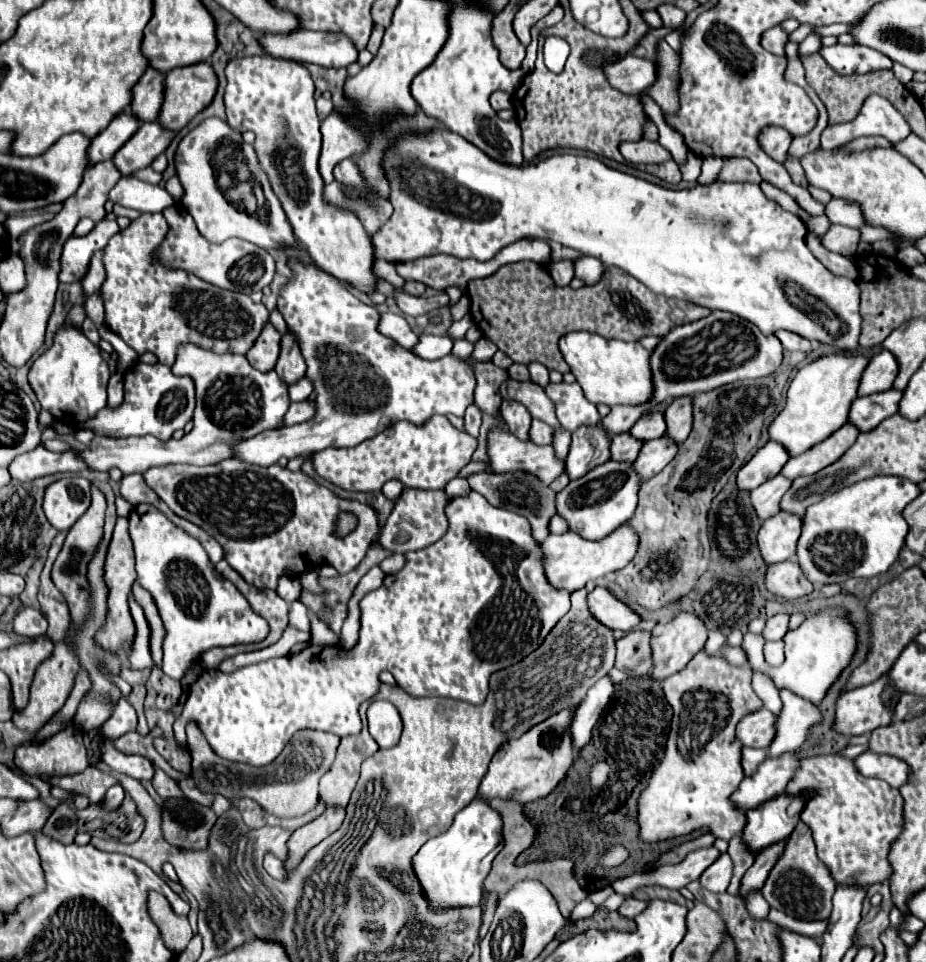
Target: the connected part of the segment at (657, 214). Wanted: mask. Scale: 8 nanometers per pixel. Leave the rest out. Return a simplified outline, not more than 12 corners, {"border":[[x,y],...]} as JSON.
{"border":[[446,129],[386,153],[378,259],[552,239],[854,351],[860,289],[754,183],[674,191]]}

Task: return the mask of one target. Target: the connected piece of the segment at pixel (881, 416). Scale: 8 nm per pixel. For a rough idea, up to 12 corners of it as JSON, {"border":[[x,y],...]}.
{"border":[[900,391],[854,399],[848,423],[862,433],[898,411]]}

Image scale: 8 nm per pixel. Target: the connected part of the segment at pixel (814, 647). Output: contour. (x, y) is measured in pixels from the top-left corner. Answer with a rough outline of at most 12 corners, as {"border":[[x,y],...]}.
{"border":[[824,609],[784,635],[786,659],[764,661],[764,637],[744,635],[754,671],[812,703],[850,663],[856,633]]}

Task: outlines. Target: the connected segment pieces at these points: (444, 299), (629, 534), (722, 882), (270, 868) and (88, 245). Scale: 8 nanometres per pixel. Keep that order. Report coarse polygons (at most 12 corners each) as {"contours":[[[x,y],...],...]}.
{"contours":[[[398,293],[398,307],[406,315],[426,315],[448,305],[448,295],[414,297]],[[628,525],[600,541],[548,535],[542,565],[572,593],[626,567],[638,537]],[[722,853],[700,875],[700,885],[724,893],[732,877],[732,861]],[[274,855],[264,857],[264,869],[278,881],[288,881],[288,871]],[[100,221],[84,237],[70,237],[60,281],[82,281],[94,251],[118,233],[116,221]]]}

